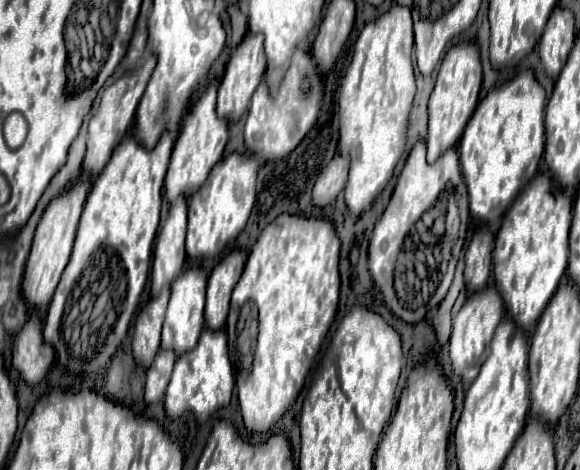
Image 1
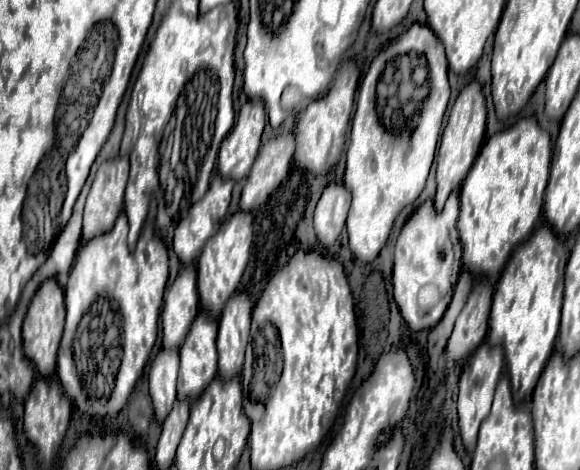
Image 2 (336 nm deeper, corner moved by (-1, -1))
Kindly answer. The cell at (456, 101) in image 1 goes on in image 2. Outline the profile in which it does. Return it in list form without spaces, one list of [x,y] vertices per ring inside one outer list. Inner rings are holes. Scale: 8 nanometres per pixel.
[[[470,81],[456,97],[452,109],[450,109],[450,117],[448,117],[448,125],[442,133],[440,139],[440,147],[438,147],[438,165],[436,165],[436,197],[434,197],[434,207],[440,211],[444,207],[444,201],[448,199],[448,195],[454,189],[460,189],[468,169],[472,167],[482,141],[484,141],[484,131],[486,131],[486,105],[484,105],[484,95],[482,95],[482,87],[478,81]]]

